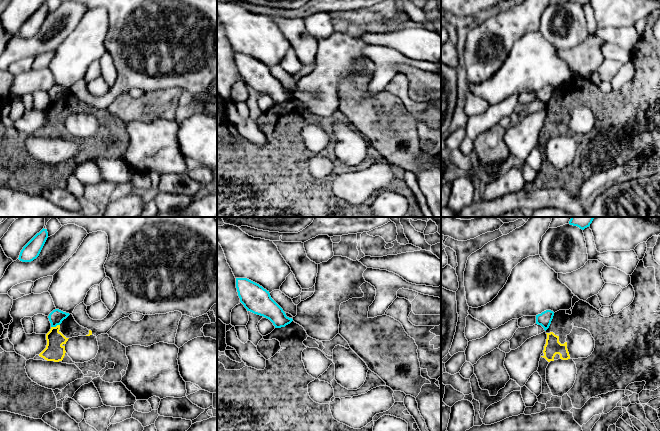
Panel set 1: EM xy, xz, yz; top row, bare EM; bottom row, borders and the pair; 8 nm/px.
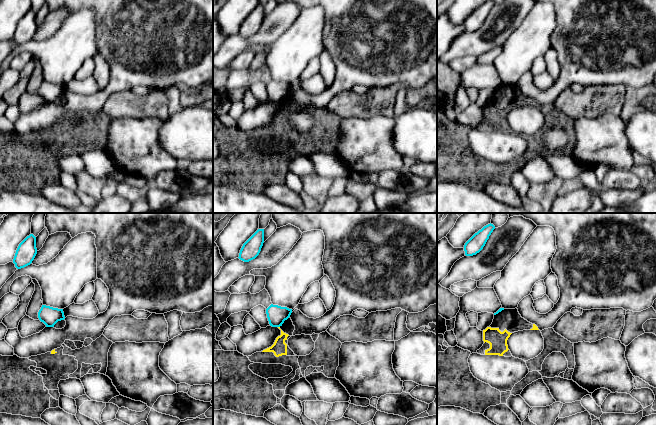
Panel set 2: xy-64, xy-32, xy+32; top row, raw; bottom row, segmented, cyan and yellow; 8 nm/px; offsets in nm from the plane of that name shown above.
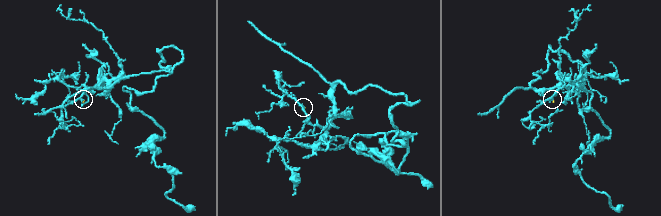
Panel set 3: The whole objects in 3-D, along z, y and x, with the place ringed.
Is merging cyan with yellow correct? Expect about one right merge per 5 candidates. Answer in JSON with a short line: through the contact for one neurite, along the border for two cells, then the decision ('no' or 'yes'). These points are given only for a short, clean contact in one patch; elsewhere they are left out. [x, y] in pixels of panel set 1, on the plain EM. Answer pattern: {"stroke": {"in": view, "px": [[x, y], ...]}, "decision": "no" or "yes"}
{"stroke": {"in": "xy", "px": [[59, 100], [51, 103]]}, "decision": "no"}

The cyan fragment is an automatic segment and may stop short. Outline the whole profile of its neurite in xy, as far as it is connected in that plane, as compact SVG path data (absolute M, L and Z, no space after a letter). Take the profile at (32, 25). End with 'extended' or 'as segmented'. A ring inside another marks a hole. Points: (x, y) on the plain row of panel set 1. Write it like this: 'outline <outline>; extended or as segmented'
outline M43 4L23 23L18 35L22 38L31 38L36 35L39 32L47 14L47 5Z; as segmented

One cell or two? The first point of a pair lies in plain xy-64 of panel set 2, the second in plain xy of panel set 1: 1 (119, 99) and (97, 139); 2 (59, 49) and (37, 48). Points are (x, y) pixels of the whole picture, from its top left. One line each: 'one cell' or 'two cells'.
1: two cells
2: two cells

